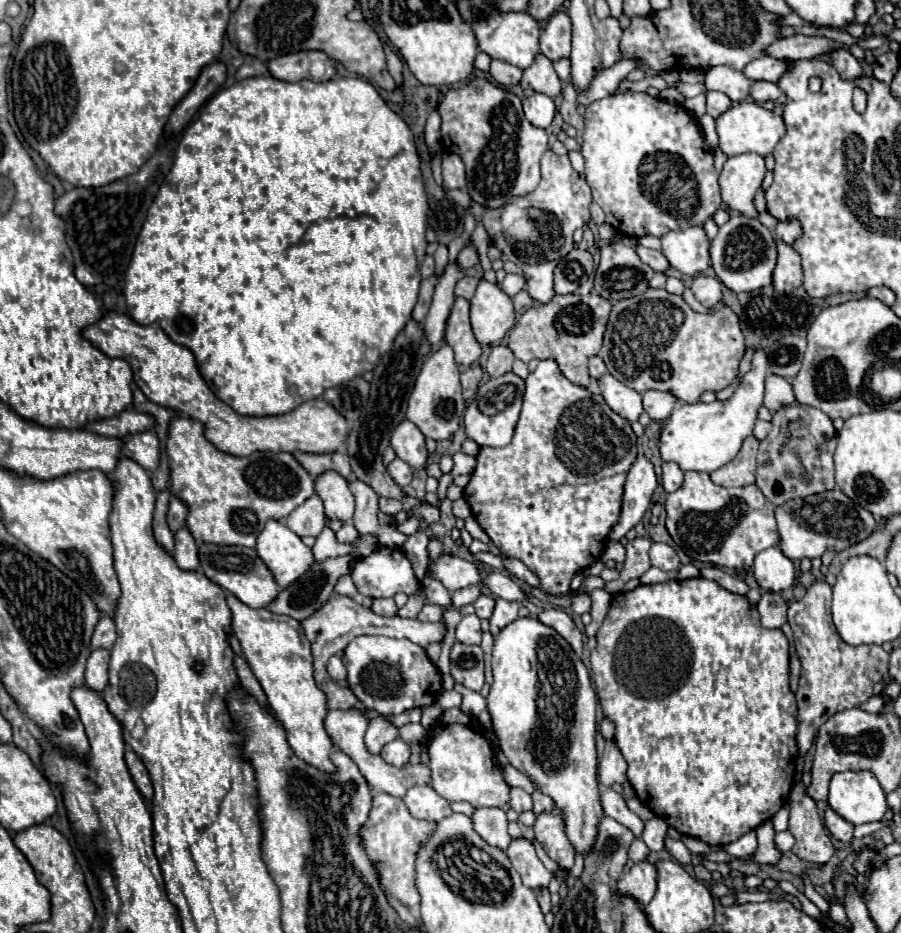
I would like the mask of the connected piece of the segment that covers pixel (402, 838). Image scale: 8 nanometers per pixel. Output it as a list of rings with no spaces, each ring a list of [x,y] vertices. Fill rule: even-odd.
[[[378,794],[374,798],[368,820],[360,828],[360,844],[364,844],[364,852],[368,852],[368,858],[374,862],[380,882],[386,886],[390,896],[398,898],[408,908],[420,904],[420,894],[416,888],[416,852],[420,852],[434,830],[436,822],[412,818],[402,798],[388,794]]]

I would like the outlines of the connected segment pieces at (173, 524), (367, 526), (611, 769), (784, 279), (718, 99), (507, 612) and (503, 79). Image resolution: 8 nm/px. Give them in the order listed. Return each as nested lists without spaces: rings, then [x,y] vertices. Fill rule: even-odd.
[[[172,496],[172,498],[170,498],[170,510],[168,510],[170,530],[172,530],[172,532],[180,530],[180,528],[186,524],[186,516],[188,516],[188,506],[186,506],[180,498]]]
[[[350,480],[350,490],[356,498],[356,512],[352,518],[352,524],[356,526],[356,530],[360,534],[368,534],[368,532],[378,532],[380,524],[376,518],[378,512],[378,496],[376,492],[372,492],[372,488],[368,488],[368,484],[364,484],[362,480]]]
[[[606,740],[606,748],[600,758],[600,766],[598,766],[598,774],[600,774],[600,784],[604,786],[626,782],[626,760],[622,752],[618,750],[618,746],[614,744],[614,740]]]
[[[782,240],[776,242],[778,248],[778,262],[772,272],[772,288],[776,292],[792,292],[794,288],[802,286],[802,268],[800,268],[800,254]]]
[[[706,92],[706,114],[712,118],[718,118],[722,112],[726,112],[732,106],[732,100],[722,92]]]
[[[498,598],[494,614],[490,618],[490,632],[492,632],[492,636],[496,636],[506,624],[510,624],[516,618],[518,618],[518,602],[508,602],[508,600]]]
[[[492,60],[492,64],[490,64],[490,74],[492,74],[492,78],[494,78],[498,84],[510,88],[510,86],[518,84],[518,80],[520,80],[520,76],[522,76],[522,70],[516,68],[516,66],[512,66],[512,64],[508,64],[508,62]]]

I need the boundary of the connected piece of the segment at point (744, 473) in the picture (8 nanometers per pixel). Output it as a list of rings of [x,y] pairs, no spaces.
[[[748,436],[736,454],[734,460],[728,464],[720,466],[710,474],[714,484],[720,486],[746,486],[754,484],[754,474],[756,474],[756,452],[758,452],[760,440],[756,436]]]

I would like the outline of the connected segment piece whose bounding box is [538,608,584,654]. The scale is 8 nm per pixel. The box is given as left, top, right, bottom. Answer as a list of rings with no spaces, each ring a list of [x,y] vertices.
[[[560,608],[544,610],[538,616],[538,620],[542,624],[554,628],[558,634],[562,634],[568,640],[568,644],[574,648],[576,654],[582,654],[582,648],[584,648],[584,644],[582,644],[582,632],[576,628],[576,624],[572,622],[572,618],[564,610],[560,610]]]

